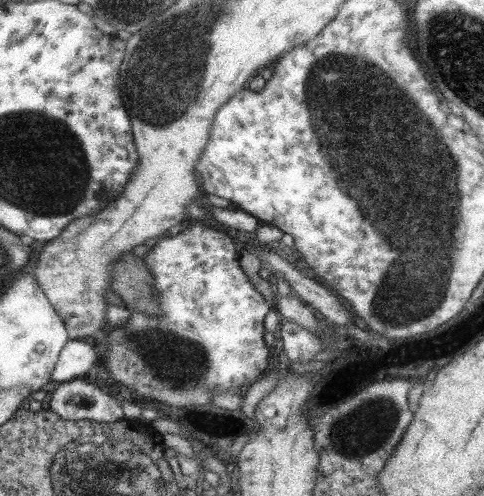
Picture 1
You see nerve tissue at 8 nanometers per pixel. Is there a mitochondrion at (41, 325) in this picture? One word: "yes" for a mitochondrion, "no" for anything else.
no

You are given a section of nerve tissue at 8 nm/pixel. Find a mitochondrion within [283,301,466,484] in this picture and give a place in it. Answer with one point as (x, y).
(360, 444)

